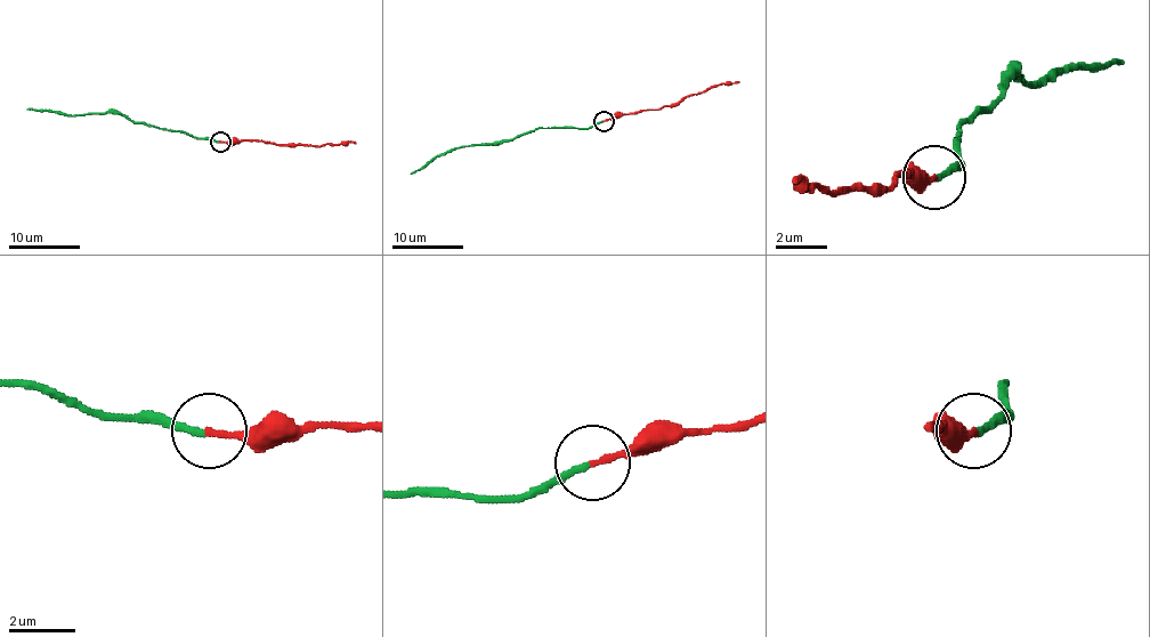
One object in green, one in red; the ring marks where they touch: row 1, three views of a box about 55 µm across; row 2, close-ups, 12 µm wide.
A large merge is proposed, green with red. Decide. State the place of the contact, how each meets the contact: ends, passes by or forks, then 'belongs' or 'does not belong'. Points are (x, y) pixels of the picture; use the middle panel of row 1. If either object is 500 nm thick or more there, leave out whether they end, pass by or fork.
place (604, 121); green ends; red ends; belongs

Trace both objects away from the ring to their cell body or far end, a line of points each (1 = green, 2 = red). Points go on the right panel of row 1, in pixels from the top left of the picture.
1: (936, 178), (961, 166), (961, 128), (987, 109), (1012, 77), (1037, 82), (1057, 70), (1120, 64)
2: (936, 178), (910, 172), (884, 185), (847, 191), (795, 185)

